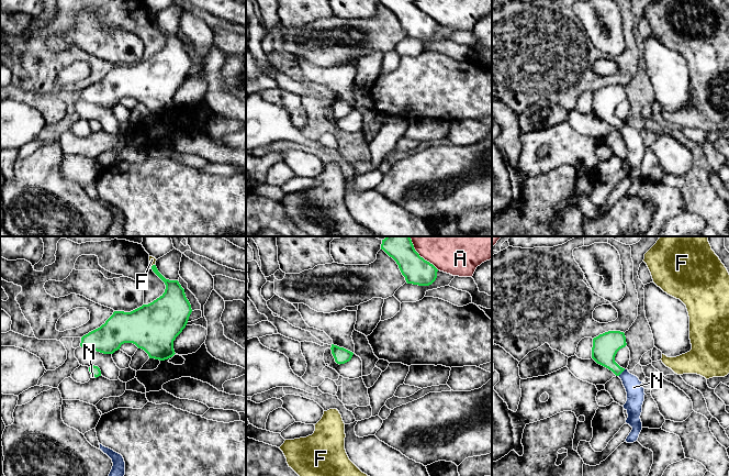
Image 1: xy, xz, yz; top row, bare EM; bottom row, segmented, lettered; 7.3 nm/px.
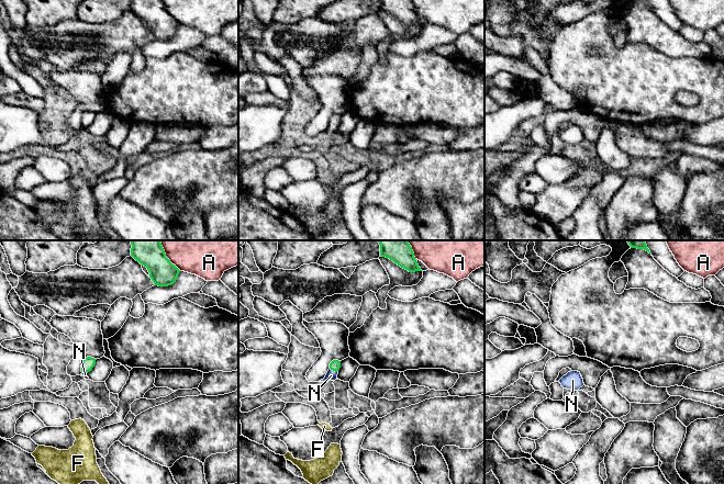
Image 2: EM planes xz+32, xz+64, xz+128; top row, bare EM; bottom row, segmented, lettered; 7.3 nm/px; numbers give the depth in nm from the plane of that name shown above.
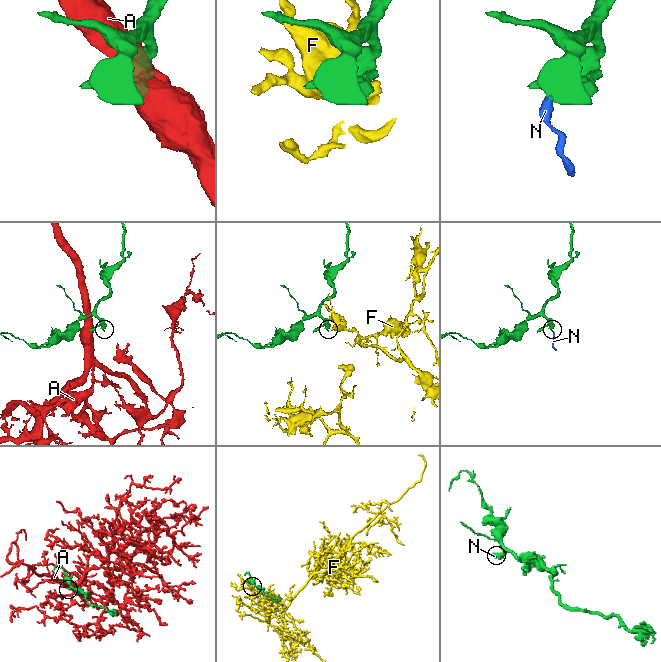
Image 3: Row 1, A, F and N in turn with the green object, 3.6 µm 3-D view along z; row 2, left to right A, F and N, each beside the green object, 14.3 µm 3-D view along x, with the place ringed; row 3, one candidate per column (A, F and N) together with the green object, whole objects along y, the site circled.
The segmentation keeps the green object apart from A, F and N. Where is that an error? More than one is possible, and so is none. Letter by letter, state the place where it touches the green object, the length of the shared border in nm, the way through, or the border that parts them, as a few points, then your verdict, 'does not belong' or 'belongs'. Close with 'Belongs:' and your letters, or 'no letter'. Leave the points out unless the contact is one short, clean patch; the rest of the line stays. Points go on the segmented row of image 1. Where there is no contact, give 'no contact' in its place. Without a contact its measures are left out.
A: meets green in xz at (418, 255); contact 340 nm long; does not belong
F: meets green in xy at (153, 265); contact 30 nm long; border along xy (154, 264), (152, 266); does not belong
N: meets green in yz at (621, 372); contact 80 nm long; runs through yz (605, 346), (606, 358), (621, 372), (634, 387); belongs
Belongs: N

